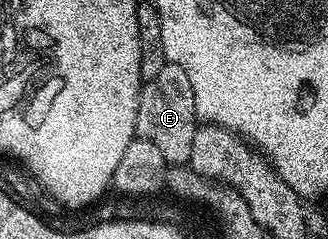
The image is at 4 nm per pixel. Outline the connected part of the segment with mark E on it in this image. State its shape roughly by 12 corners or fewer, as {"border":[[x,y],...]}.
{"border":[[165,61],[140,87],[137,135],[164,163],[190,160],[198,129],[186,72]]}

